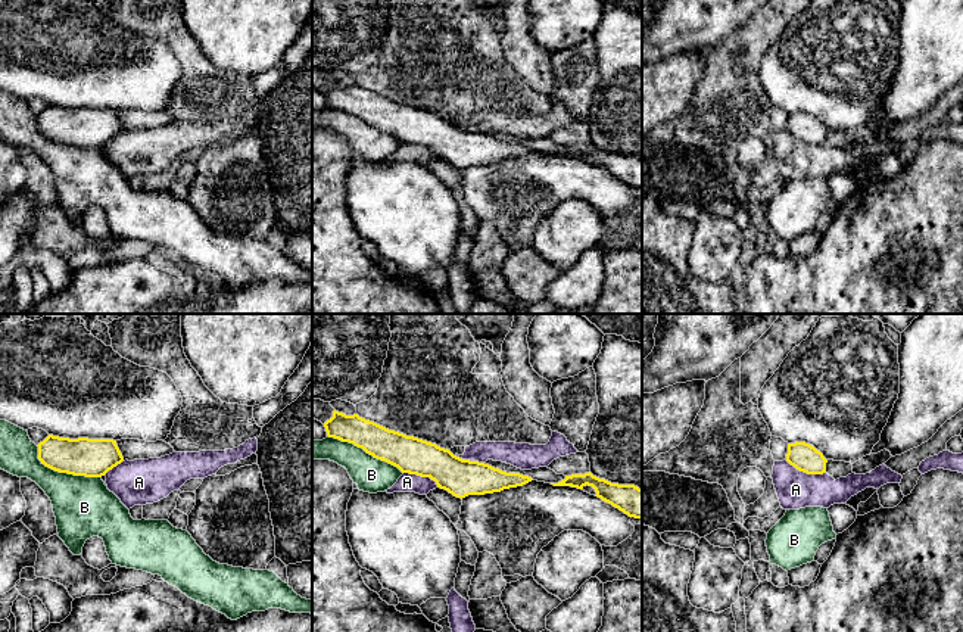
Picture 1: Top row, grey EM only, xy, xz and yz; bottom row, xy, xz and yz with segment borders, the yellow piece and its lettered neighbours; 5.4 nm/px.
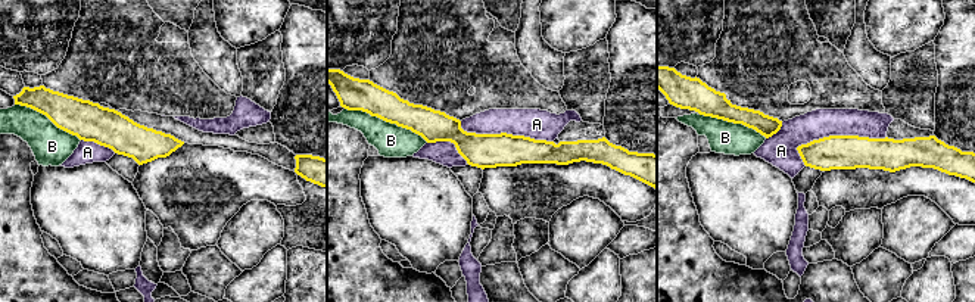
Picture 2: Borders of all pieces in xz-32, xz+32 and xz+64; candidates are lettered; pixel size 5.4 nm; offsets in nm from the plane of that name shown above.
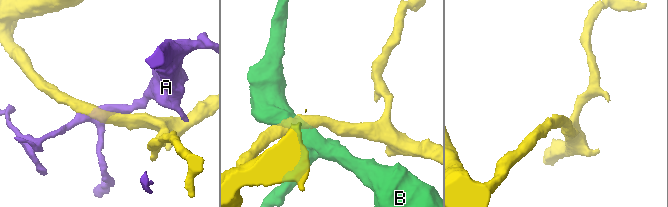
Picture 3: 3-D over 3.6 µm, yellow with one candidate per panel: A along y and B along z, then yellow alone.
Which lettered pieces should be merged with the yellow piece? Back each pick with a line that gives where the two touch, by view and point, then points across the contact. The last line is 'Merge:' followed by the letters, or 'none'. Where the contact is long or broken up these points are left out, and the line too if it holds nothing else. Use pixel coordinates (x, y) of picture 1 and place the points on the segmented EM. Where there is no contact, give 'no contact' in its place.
Merge: none

